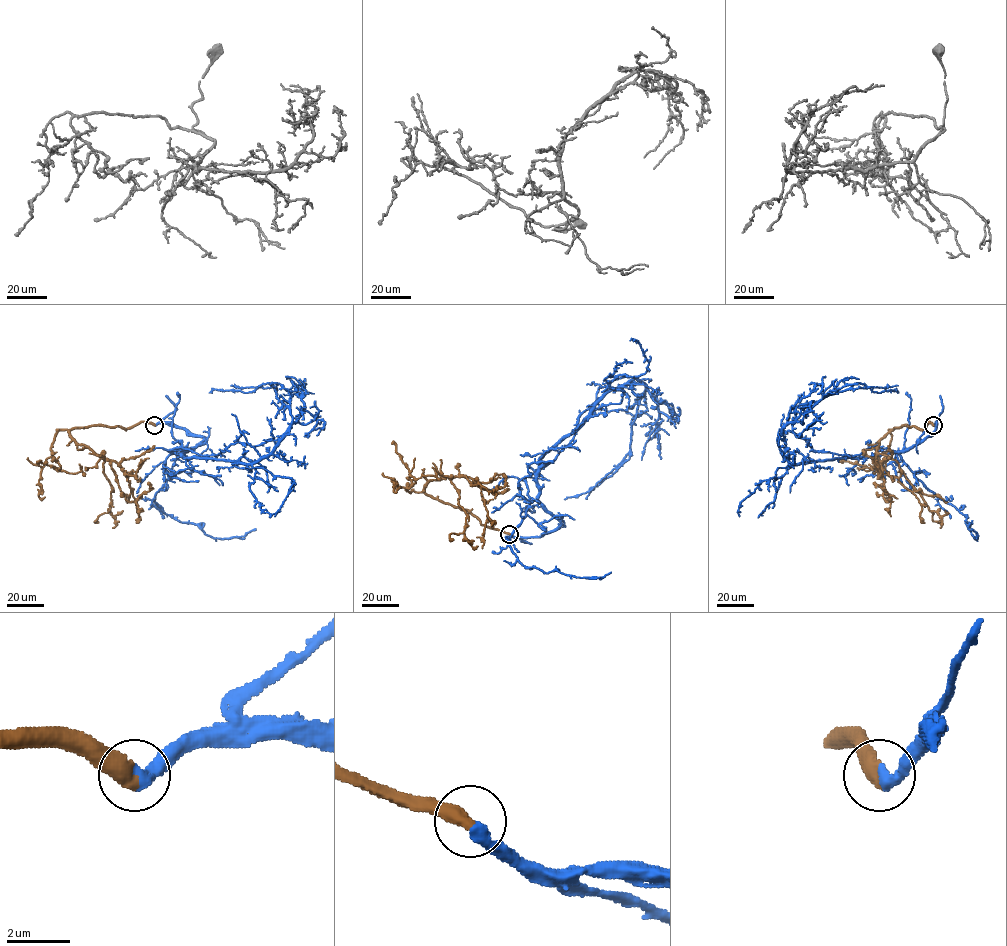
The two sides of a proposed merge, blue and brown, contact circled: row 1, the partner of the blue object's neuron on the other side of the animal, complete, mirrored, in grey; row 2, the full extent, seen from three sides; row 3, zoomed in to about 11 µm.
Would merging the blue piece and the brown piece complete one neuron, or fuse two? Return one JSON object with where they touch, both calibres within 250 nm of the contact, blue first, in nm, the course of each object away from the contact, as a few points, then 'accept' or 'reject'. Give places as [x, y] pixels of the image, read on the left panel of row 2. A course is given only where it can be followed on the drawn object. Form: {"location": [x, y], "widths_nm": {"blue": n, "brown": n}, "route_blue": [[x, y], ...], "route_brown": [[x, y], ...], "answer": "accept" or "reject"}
{"location": [154, 425], "widths_nm": {"blue": 400, "brown": 550}, "route_blue": [[155, 425], [205, 440], [184, 458], [252, 464], [292, 422], [270, 383], [209, 392]], "route_brown": [[155, 425], [141, 422], [126, 429], [89, 425], [69, 430], [78, 444], [121, 467], [132, 491], [127, 502]], "answer": "accept"}

